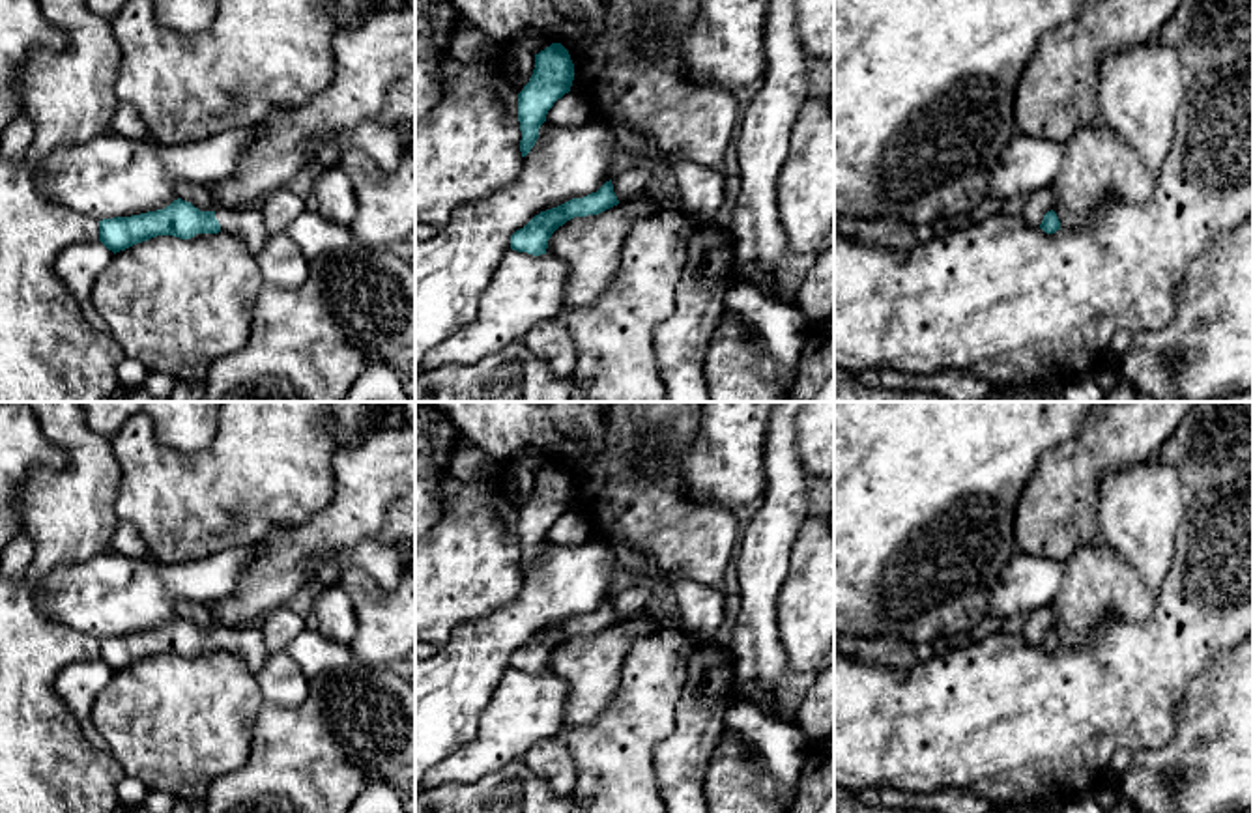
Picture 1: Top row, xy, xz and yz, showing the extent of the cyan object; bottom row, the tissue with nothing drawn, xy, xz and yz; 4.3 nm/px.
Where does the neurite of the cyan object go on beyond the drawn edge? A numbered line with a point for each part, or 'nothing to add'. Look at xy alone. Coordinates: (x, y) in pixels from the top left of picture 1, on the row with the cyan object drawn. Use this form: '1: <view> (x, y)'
1: xy (247, 223)

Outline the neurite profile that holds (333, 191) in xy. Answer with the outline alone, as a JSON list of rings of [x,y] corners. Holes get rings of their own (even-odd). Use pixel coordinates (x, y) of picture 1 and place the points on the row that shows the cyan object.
[[[331,166],[320,172],[314,181],[312,196],[318,213],[335,224],[350,226],[357,215],[357,198],[350,178],[342,168]]]

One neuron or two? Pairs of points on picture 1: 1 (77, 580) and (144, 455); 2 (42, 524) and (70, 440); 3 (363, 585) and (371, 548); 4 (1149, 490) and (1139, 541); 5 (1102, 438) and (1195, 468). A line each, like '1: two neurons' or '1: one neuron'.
1: two neurons
2: one neuron
3: two neurons
4: one neuron
5: two neurons

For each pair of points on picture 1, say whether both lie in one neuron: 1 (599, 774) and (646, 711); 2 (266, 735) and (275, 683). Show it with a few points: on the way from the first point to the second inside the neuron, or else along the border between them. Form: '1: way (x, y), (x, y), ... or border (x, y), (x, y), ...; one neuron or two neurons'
1: way (614, 759), (619, 742), (633, 726); one neuron
2: border (309, 679), (309, 694), (300, 703), (264, 703); two neurons

